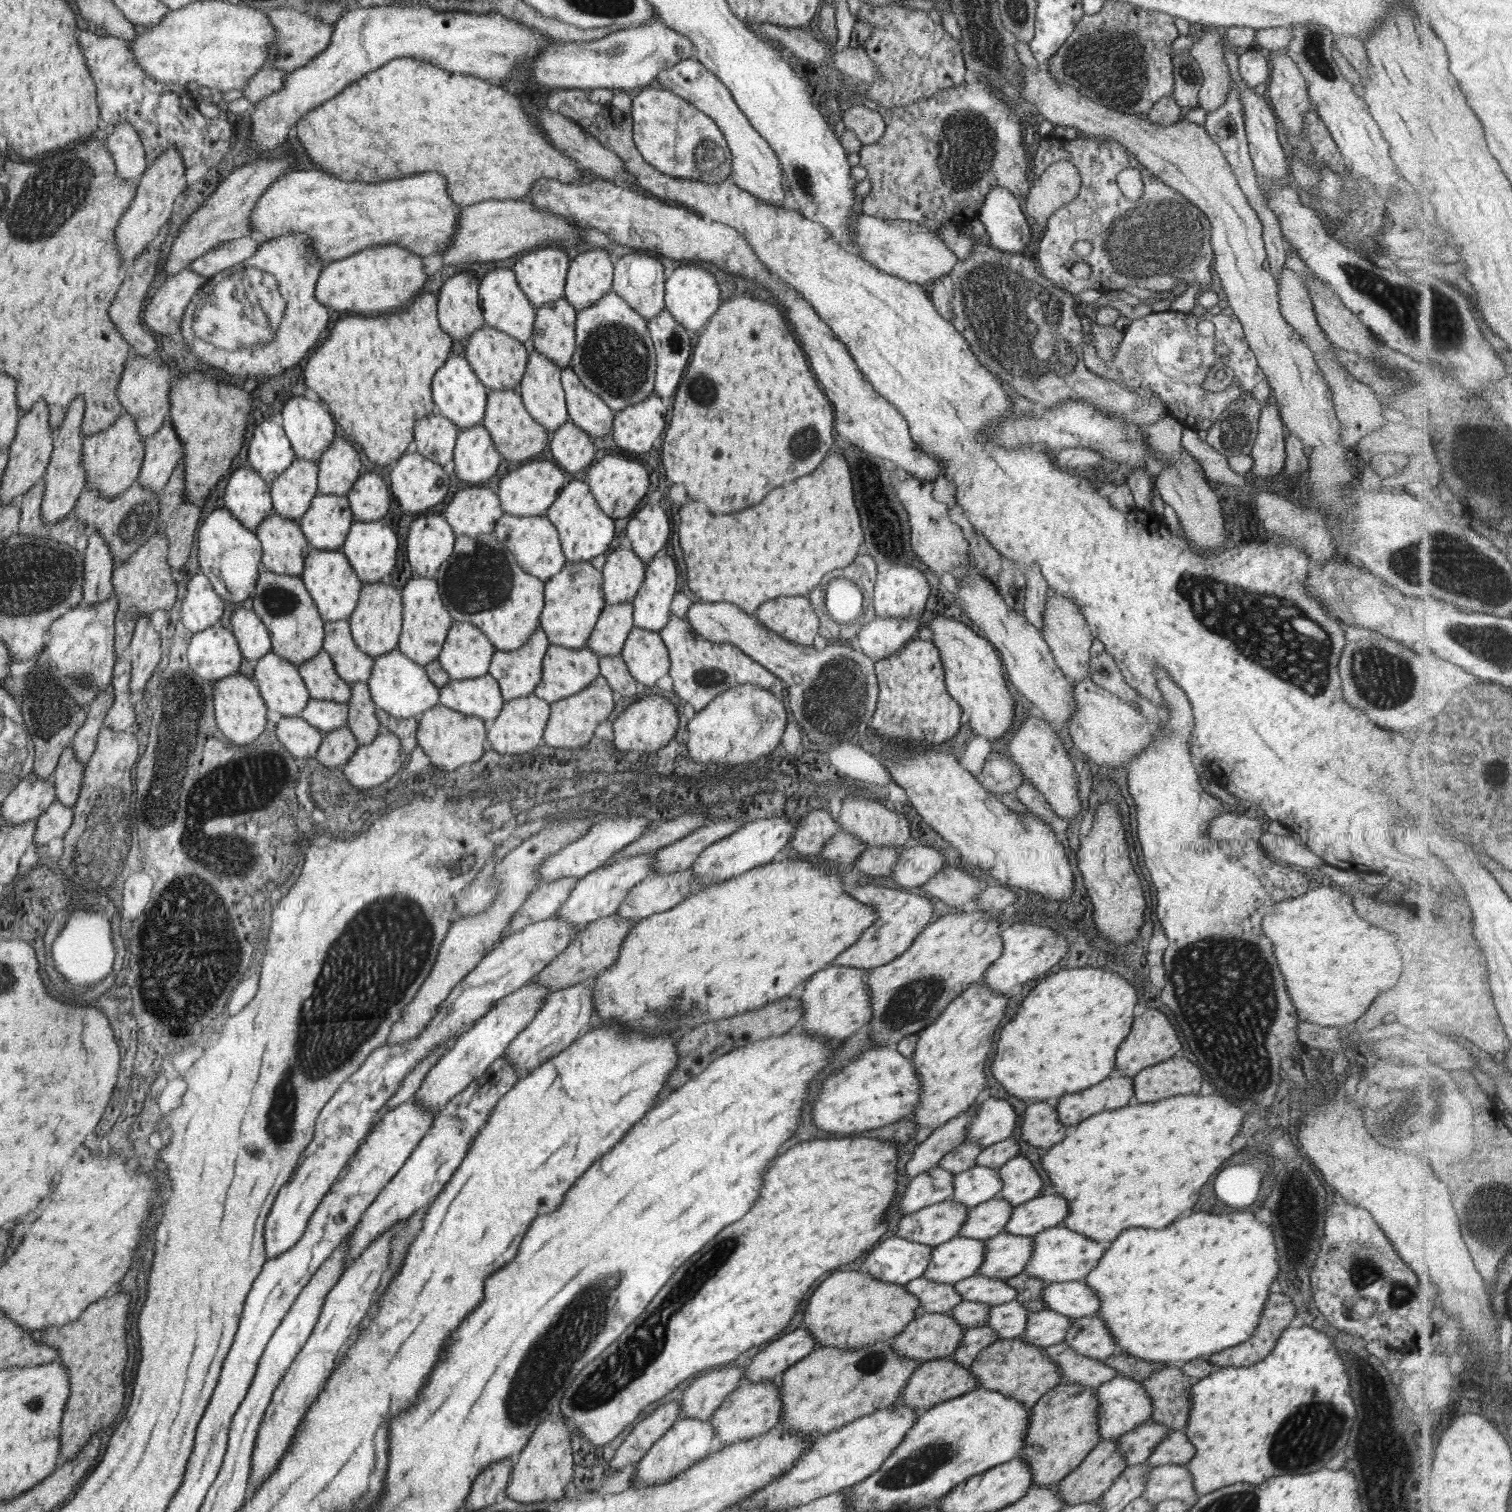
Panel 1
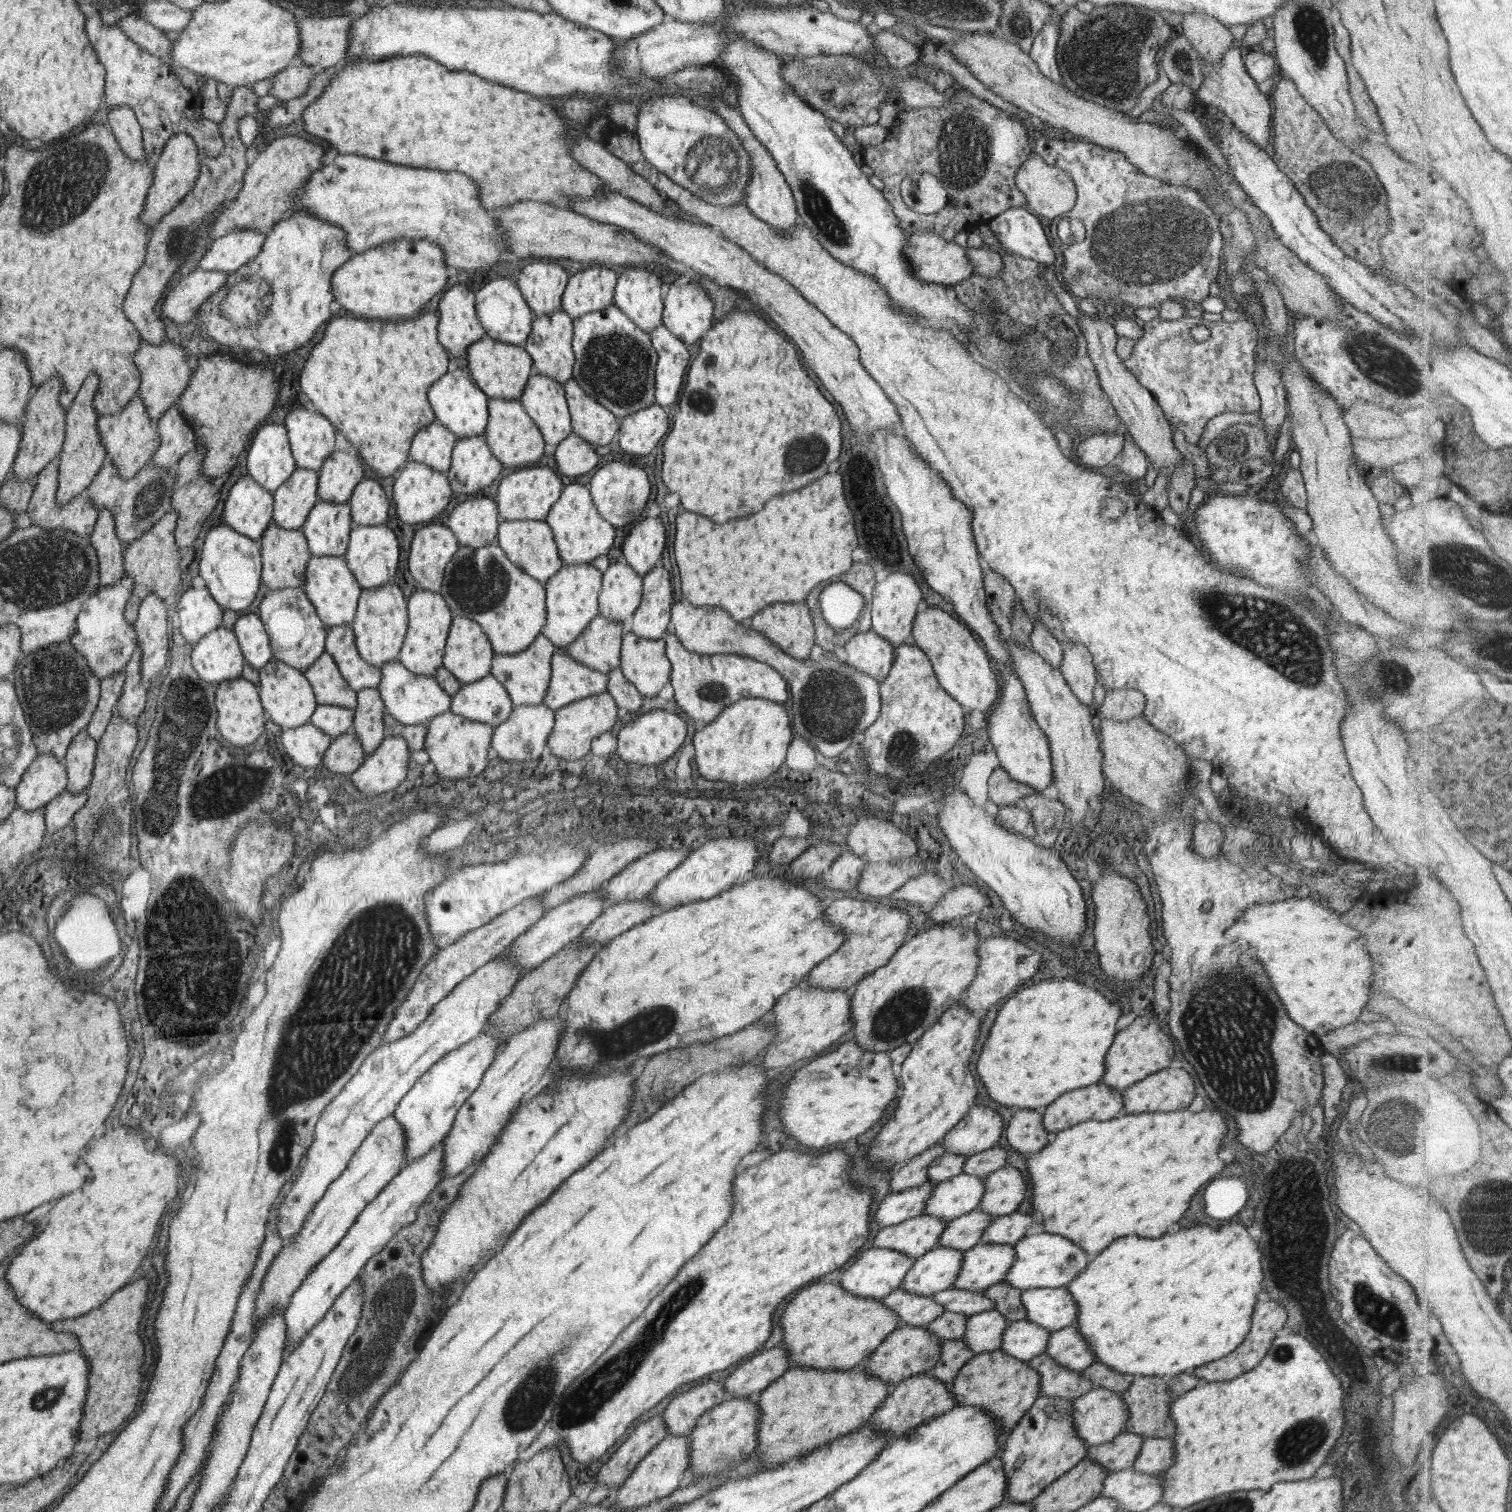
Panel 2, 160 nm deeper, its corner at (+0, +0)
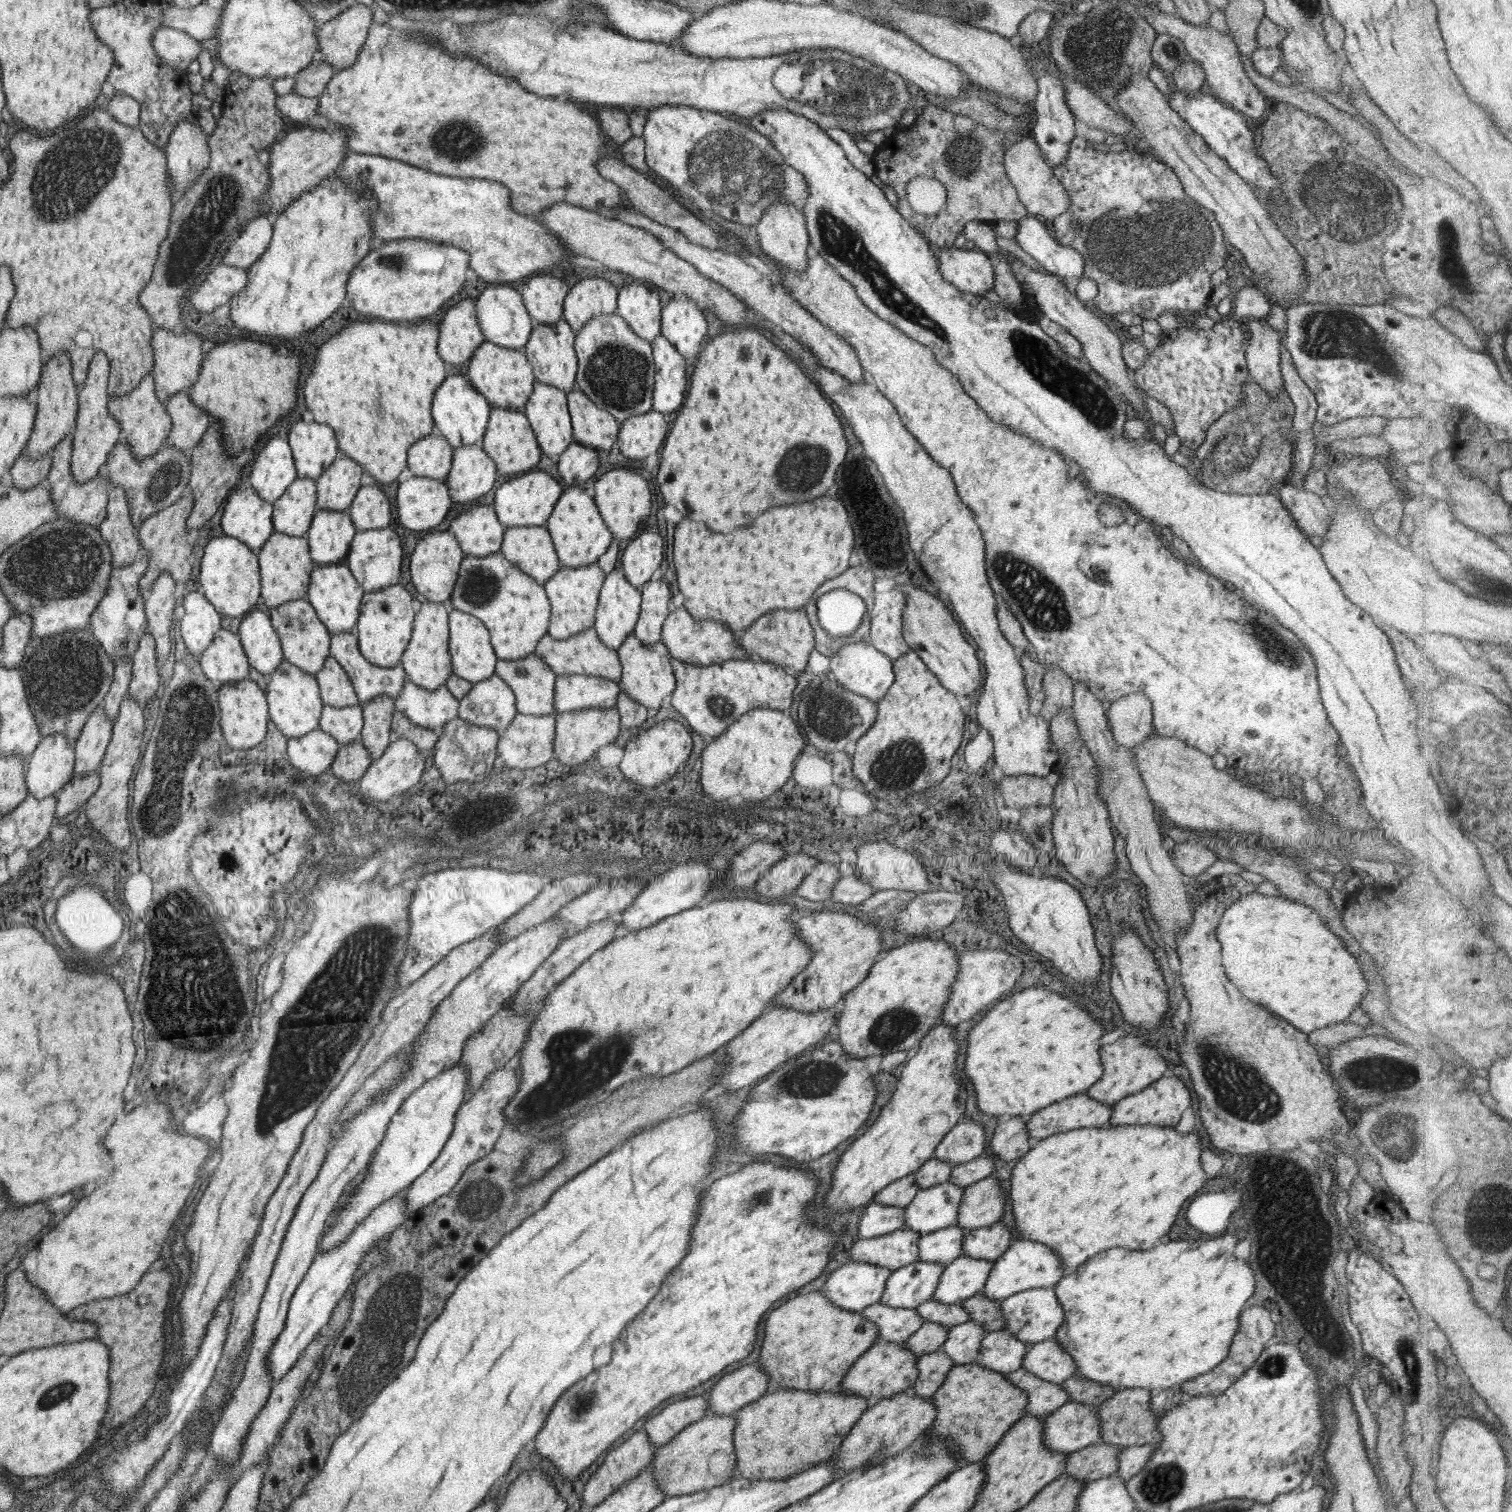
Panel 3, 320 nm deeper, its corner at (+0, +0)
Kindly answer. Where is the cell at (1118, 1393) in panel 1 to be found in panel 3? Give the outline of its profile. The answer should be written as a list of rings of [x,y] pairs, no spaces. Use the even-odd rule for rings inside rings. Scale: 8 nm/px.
[[[1065,1403],[1043,1417],[1042,1443],[1053,1453],[1082,1450],[1099,1442],[1101,1423],[1097,1406]]]

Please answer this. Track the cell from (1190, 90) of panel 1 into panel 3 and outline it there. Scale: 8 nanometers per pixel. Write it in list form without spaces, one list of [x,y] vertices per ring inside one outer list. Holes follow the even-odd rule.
[[[1167,34],[1155,35],[1149,54],[1153,64],[1166,75],[1189,56],[1181,41]]]

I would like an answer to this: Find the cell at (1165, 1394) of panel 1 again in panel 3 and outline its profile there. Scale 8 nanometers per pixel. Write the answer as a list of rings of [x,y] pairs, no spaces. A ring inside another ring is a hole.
[[[1120,1389],[1111,1398],[1097,1406],[1097,1417],[1101,1423],[1099,1442],[1125,1447],[1139,1446],[1148,1443],[1157,1444],[1161,1435],[1157,1432],[1158,1416],[1149,1409],[1149,1400],[1153,1393],[1145,1389]]]

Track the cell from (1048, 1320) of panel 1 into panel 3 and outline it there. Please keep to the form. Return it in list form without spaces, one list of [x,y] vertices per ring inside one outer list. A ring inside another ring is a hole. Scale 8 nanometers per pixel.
[[[1004,1329],[991,1331],[981,1339],[976,1362],[993,1372],[1010,1373],[1018,1369],[1029,1346]]]

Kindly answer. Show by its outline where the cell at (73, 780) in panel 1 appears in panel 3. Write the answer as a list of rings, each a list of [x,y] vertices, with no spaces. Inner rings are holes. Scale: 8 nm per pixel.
[[[98,707],[81,729],[80,736],[73,743],[75,750],[74,772],[85,776],[100,766],[108,745],[113,720],[106,719],[104,710]]]

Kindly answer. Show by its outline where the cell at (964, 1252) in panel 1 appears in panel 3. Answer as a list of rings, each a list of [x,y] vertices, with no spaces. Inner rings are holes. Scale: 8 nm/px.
[[[917,1260],[892,1270],[878,1302],[889,1308],[915,1308],[932,1298],[945,1264]]]

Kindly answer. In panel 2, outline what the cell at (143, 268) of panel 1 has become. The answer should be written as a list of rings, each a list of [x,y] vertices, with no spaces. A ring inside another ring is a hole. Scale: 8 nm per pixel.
[[[251,85],[234,88],[232,90],[227,114],[219,124],[223,135],[224,146],[221,152],[213,158],[205,157],[201,161],[201,176],[197,178],[197,184],[191,192],[181,199],[179,205],[160,218],[160,221],[151,228],[151,237],[148,239],[147,253],[144,264],[137,270],[132,278],[132,284],[124,295],[124,313],[132,321],[133,326],[140,331],[141,338],[146,343],[156,345],[161,342],[165,330],[160,312],[155,312],[155,304],[159,302],[161,294],[168,288],[169,278],[179,270],[179,266],[185,264],[187,256],[193,252],[193,245],[199,238],[199,228],[207,218],[211,218],[215,212],[226,206],[228,200],[233,200],[242,185],[243,175],[247,165],[248,152],[246,146],[241,143],[237,135],[237,120],[242,116],[257,116],[259,108],[256,105],[258,98],[253,96]]]

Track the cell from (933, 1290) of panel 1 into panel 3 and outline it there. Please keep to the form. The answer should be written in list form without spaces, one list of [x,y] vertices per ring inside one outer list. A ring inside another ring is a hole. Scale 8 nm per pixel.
[[[880,1302],[870,1304],[858,1313],[876,1324],[877,1339],[882,1338],[885,1342],[904,1342],[923,1324],[913,1308],[889,1308]]]

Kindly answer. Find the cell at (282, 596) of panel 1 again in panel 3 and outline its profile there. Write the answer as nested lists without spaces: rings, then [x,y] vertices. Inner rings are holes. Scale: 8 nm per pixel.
[[[305,598],[286,602],[284,605],[269,608],[269,618],[280,638],[281,650],[287,662],[309,674],[319,672],[329,654],[329,632],[319,622],[314,607]]]

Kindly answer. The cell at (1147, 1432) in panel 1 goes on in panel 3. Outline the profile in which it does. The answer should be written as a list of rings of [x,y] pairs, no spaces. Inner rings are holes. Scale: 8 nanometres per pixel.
[[[1097,1442],[1068,1453],[1065,1458],[1065,1472],[1079,1482],[1094,1481],[1117,1472],[1119,1452],[1122,1446]]]

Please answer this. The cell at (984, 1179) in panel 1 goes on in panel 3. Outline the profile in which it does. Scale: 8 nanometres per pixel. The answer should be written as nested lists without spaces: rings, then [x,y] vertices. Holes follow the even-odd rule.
[[[948,1181],[931,1186],[925,1190],[919,1189],[909,1204],[904,1206],[904,1228],[908,1228],[919,1235],[927,1235],[942,1228],[955,1224],[957,1207],[961,1200],[962,1190]]]

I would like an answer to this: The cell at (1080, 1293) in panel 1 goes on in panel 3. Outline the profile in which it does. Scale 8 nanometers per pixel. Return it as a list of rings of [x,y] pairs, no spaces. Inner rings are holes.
[[[1052,1287],[1022,1290],[1000,1300],[999,1307],[1004,1320],[1003,1329],[1029,1345],[1051,1339],[1063,1320],[1063,1311]]]

